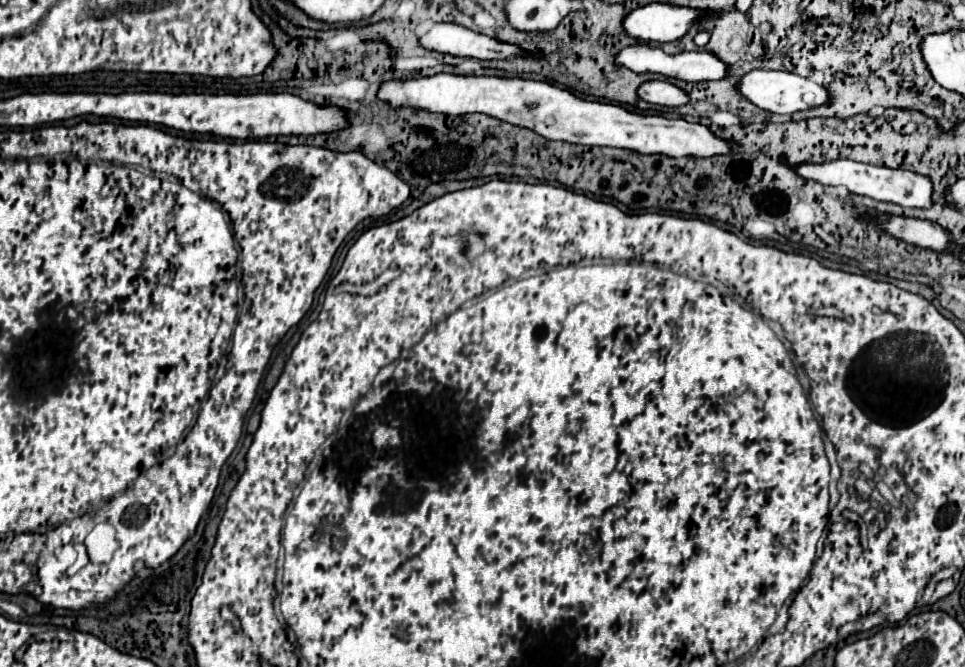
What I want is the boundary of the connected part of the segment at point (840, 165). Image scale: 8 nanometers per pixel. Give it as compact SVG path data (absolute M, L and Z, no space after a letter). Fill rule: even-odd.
M832 160L824 164L800 164L796 166L796 172L802 178L812 178L820 184L842 184L852 194L864 194L874 200L886 200L900 206L914 206L914 208L930 208L934 204L934 182L928 176L916 174L912 170L904 168L886 168L886 166L874 166L874 164L862 164L854 160Z

